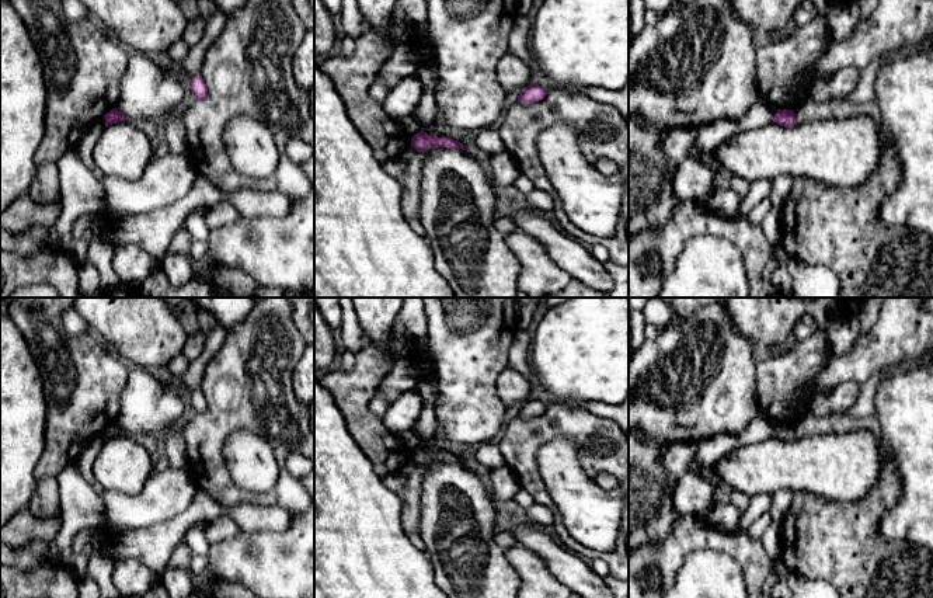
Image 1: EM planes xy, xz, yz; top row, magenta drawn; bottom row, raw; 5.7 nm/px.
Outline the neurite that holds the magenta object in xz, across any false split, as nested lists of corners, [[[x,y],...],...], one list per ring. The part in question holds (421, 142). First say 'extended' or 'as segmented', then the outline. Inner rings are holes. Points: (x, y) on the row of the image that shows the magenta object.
as segmented; [[[424,131],[411,138],[411,146],[417,152],[427,152],[435,147],[456,147],[464,150],[463,143],[452,139],[450,136],[446,138],[431,136]]]

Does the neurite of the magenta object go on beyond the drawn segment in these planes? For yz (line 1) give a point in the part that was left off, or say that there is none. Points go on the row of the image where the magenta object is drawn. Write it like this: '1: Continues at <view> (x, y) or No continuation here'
1: No continuation here

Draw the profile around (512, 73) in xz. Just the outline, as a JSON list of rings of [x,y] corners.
[[[506,52],[497,65],[497,79],[506,93],[522,91],[536,74],[522,59]]]

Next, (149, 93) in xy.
[[[129,52],[116,104],[126,121],[163,125],[167,117],[178,112],[182,100],[184,87],[178,72],[160,67],[147,55]]]

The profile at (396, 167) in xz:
[[[400,157],[383,163],[384,171],[396,180],[403,177],[405,167],[407,161],[401,160]]]

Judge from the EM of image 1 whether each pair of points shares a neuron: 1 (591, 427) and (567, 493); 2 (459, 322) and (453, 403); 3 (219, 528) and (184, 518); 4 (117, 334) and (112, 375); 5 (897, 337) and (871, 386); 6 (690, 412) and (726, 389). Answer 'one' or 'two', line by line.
1: two
2: one
3: two
4: two
5: two
6: one

